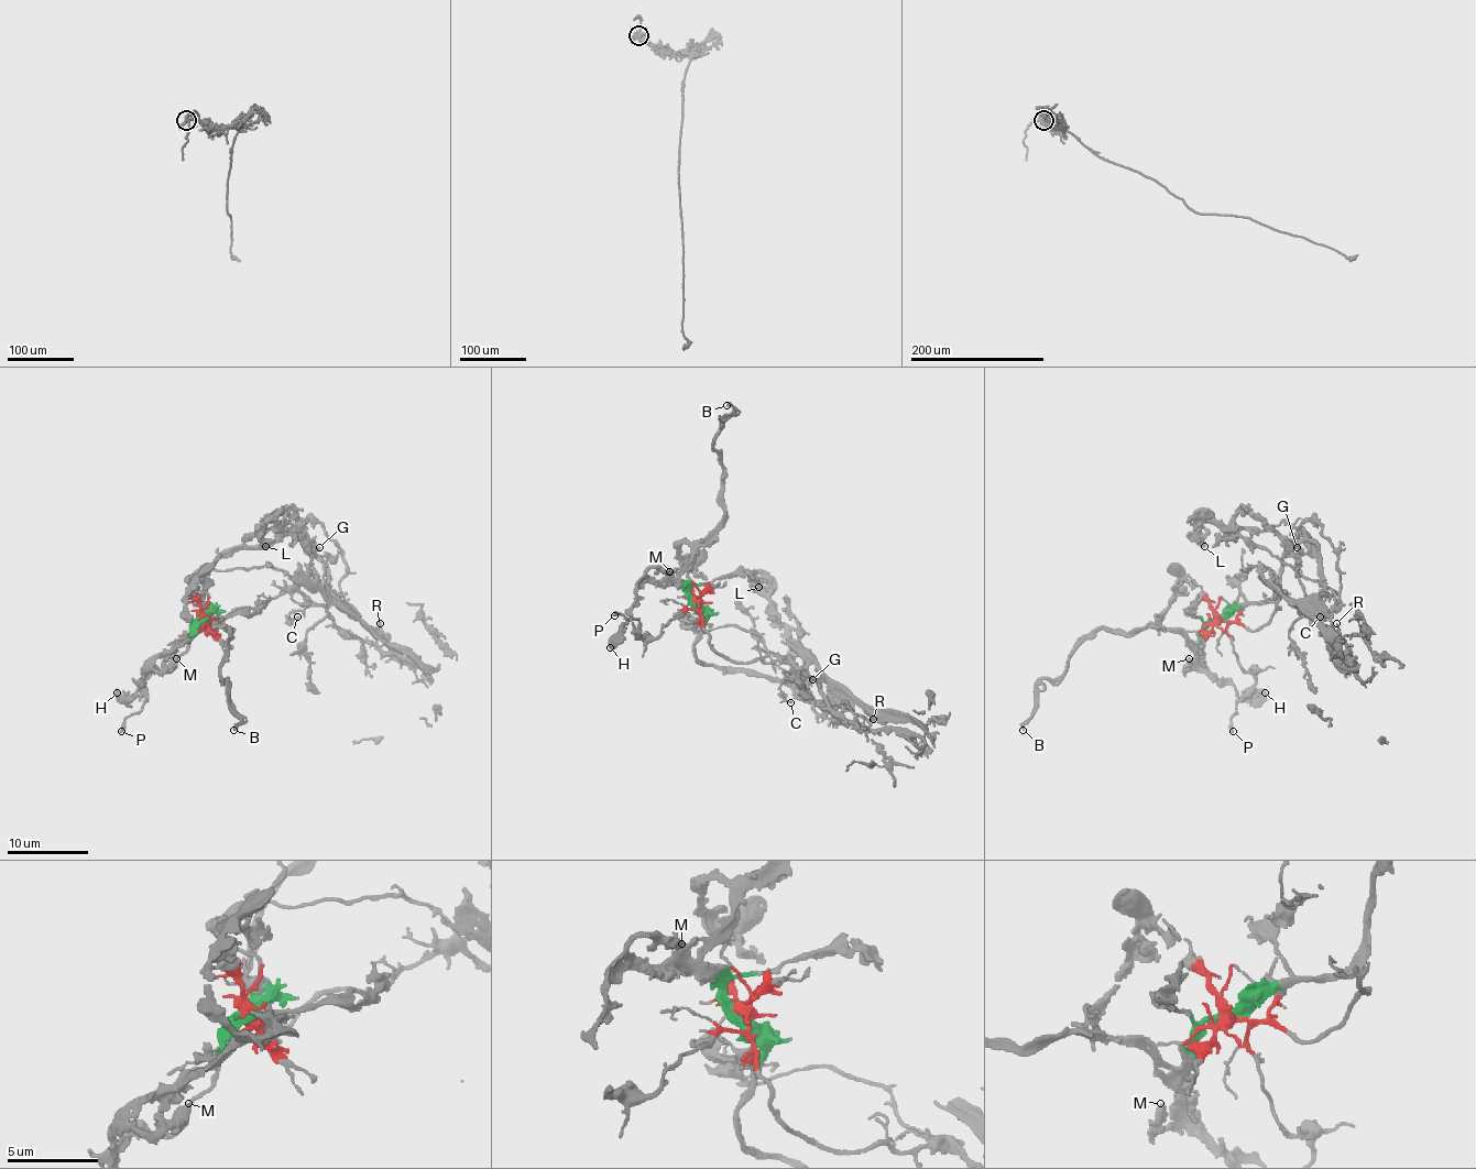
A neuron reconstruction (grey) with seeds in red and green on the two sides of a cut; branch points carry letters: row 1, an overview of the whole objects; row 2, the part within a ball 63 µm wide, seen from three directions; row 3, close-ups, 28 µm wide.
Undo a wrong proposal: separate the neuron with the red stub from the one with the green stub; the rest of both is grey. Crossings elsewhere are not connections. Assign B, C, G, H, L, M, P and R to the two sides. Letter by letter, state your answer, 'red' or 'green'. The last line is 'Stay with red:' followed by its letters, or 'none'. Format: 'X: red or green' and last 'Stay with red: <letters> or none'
B: green
C: red
G: green
H: green
L: green
M: green
P: red
R: red
Stay with red: C, P, R

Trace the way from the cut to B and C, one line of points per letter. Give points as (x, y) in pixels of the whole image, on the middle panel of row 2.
B: (693, 601), (684, 591), (680, 571), (722, 519), (722, 462), (714, 440), (732, 410), (726, 406)
C: (693, 601), (708, 642), (734, 662), (773, 661), (797, 670), (797, 678), (780, 685), (780, 695), (790, 702)

